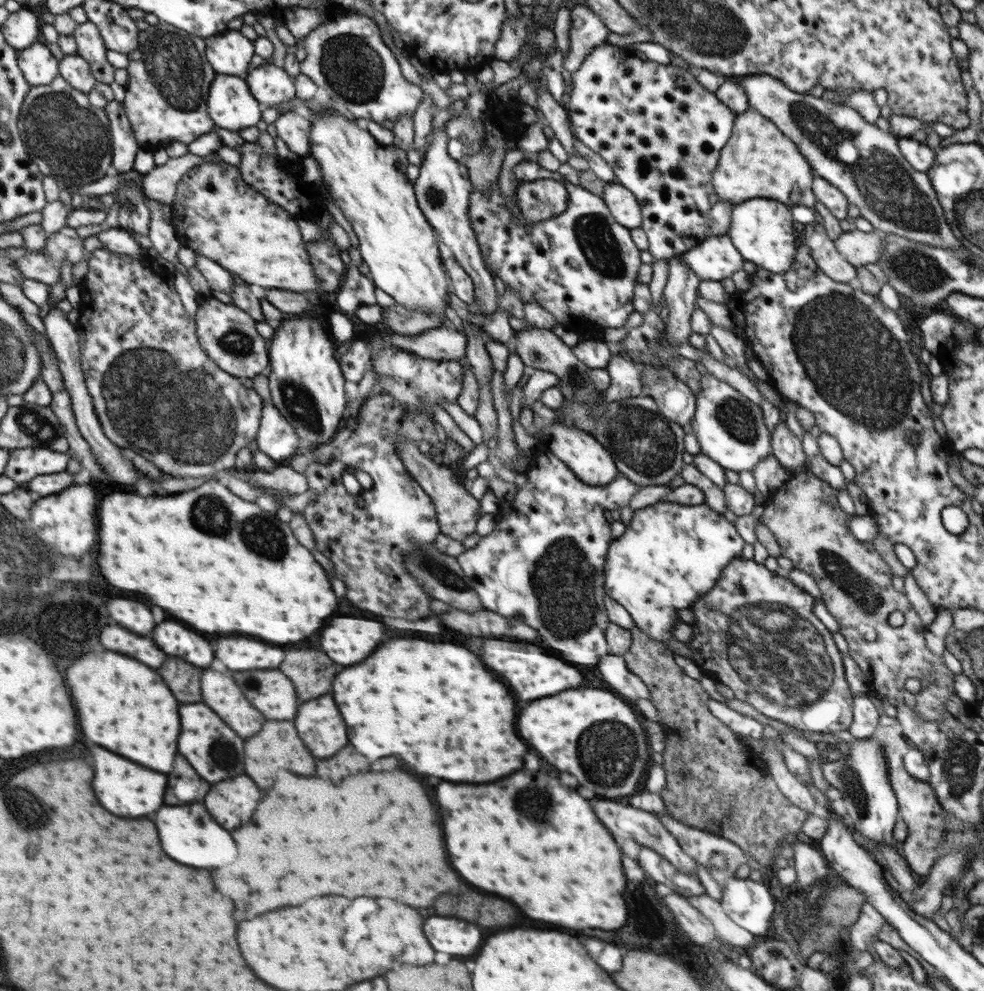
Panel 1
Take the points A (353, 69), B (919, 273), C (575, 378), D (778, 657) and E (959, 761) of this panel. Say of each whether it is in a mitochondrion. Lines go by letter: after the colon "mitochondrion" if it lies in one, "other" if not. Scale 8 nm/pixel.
A: mitochondrion
B: mitochondrion
C: mitochondrion
D: mitochondrion
E: mitochondrion

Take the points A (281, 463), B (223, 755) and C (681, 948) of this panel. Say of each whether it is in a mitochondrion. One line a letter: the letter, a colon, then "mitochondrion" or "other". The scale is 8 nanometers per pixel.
A: other
B: mitochondrion
C: other

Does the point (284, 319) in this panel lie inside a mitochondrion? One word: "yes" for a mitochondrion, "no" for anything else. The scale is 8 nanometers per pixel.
no

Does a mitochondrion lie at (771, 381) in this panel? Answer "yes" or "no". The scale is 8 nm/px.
no

